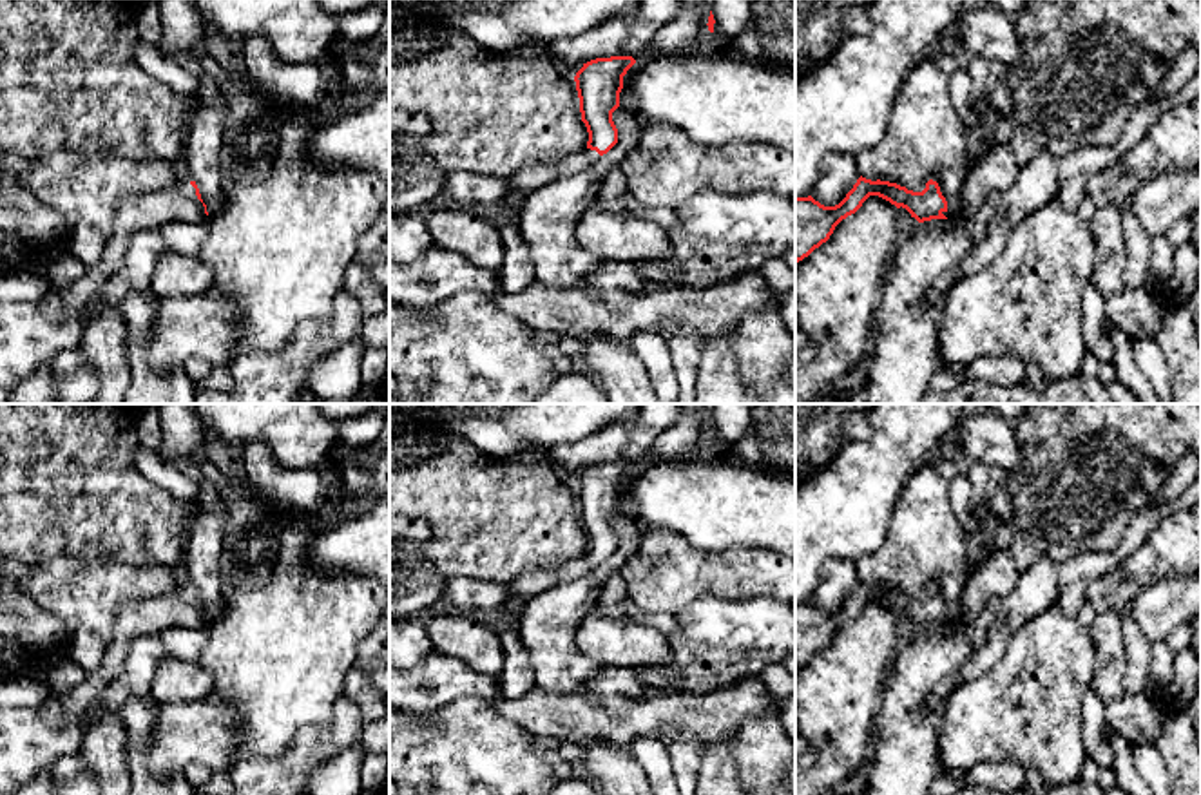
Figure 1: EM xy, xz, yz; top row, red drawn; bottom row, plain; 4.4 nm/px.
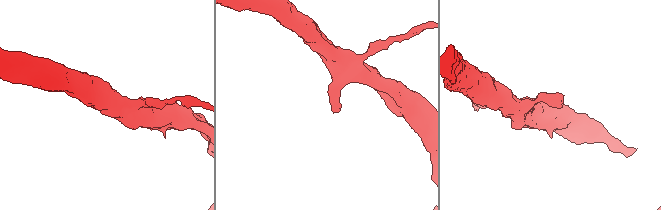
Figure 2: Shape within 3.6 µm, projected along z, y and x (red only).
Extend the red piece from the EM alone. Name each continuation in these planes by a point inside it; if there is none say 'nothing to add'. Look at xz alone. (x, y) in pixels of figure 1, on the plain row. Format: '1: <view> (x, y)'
1: xz (526, 585)

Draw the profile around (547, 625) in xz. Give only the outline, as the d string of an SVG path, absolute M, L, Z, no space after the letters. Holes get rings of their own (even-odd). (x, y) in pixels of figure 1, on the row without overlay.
M625 514L612 518L618 549L589 574L554 585L524 605L520 641L534 670L534 686L556 695L581 695L589 679L601 670L576 645L576 627L596 608L605 579L621 570L639 549L643 531Z

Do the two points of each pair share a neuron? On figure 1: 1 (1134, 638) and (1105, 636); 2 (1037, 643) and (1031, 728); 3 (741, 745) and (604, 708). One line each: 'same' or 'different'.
1: different
2: same
3: different

